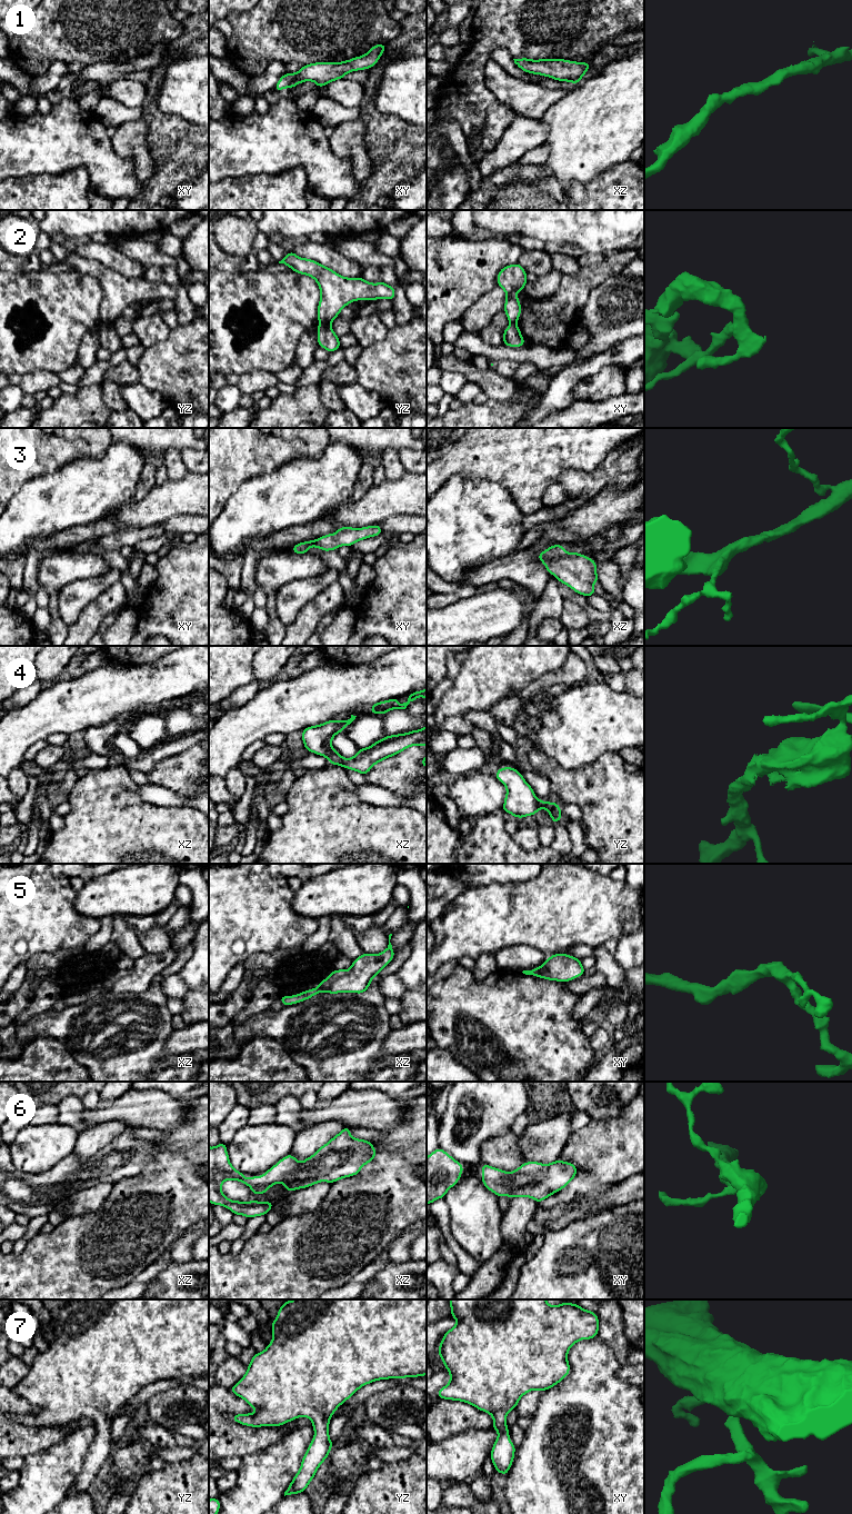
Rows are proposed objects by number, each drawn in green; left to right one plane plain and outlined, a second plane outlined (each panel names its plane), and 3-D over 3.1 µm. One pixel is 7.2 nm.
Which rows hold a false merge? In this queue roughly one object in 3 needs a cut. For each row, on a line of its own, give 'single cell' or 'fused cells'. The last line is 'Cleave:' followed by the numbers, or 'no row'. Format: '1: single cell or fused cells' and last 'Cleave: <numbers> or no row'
1: single cell
2: fused cells
3: single cell
4: single cell
5: single cell
6: single cell
7: single cell
Cleave: 2

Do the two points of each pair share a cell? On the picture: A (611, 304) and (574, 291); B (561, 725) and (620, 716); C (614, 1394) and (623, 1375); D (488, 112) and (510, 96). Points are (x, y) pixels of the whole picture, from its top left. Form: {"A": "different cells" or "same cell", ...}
{"A": "different cells", "B": "same cell", "C": "different cells", "D": "different cells"}

